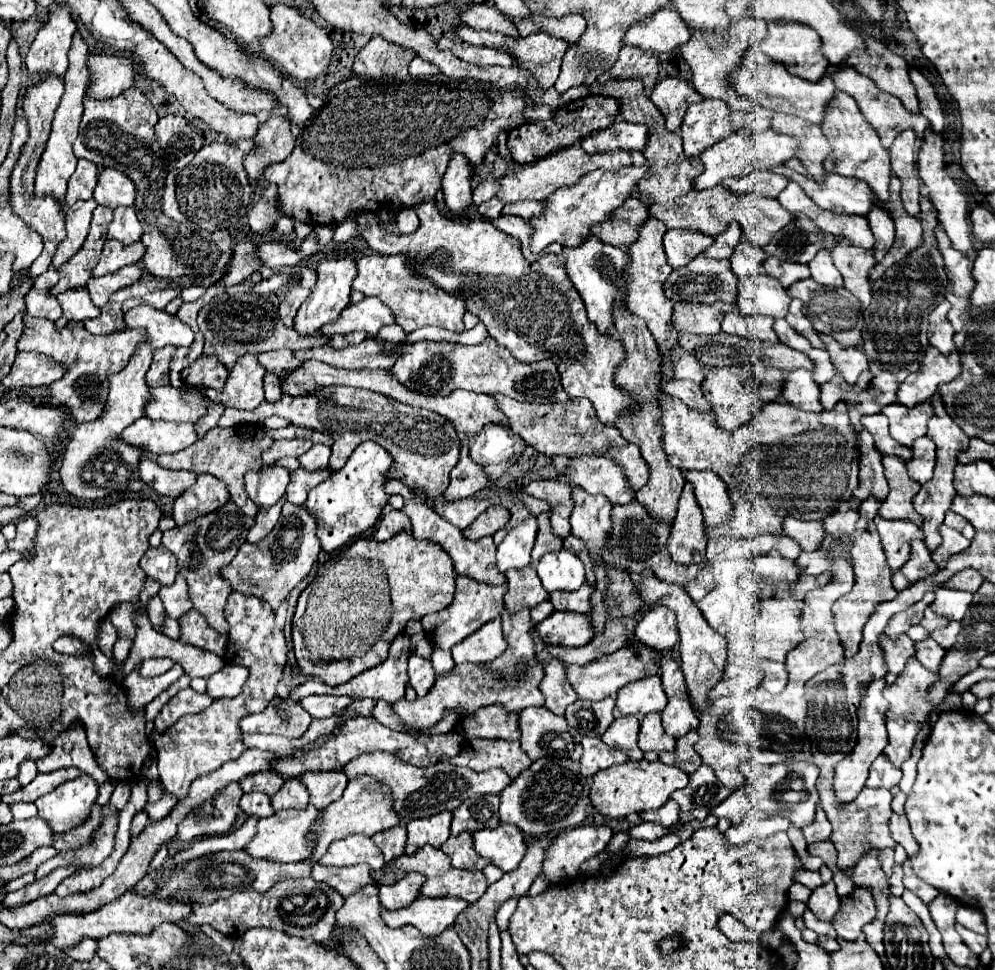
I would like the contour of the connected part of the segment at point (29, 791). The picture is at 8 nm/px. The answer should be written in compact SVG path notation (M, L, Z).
M78 767L58 769L58 771L52 771L52 773L46 773L46 775L38 773L32 783L28 783L26 787L20 787L18 793L14 793L14 795L2 797L2 801L8 803L8 805L10 805L10 803L18 803L18 801L36 801L38 797L42 797L42 795L54 791L60 783L70 781L70 779L76 779L76 777L80 777L80 775L82 775L82 771L80 771Z

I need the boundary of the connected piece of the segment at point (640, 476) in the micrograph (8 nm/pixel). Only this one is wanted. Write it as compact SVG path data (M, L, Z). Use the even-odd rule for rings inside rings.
M628 443L624 447L612 447L604 455L610 457L610 459L614 459L616 463L620 463L624 467L624 473L628 475L628 481L630 481L630 485L634 485L634 489L640 489L640 487L646 485L646 481L650 477L648 475L650 469L648 469L644 457L640 455L638 445Z

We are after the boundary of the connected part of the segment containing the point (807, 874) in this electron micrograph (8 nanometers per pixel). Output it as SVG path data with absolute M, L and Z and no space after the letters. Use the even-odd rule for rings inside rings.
M802 871L802 873L796 875L796 881L802 883L802 885L806 885L806 887L810 887L810 889L816 889L816 887L822 885L820 875L816 871Z

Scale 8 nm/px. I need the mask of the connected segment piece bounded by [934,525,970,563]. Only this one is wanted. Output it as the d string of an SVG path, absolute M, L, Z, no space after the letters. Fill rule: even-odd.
M946 525L940 527L940 533L942 533L942 545L934 553L934 559L938 563L946 563L952 555L962 553L970 545L970 541L964 535L960 535L958 531L954 531L954 529L946 527Z

